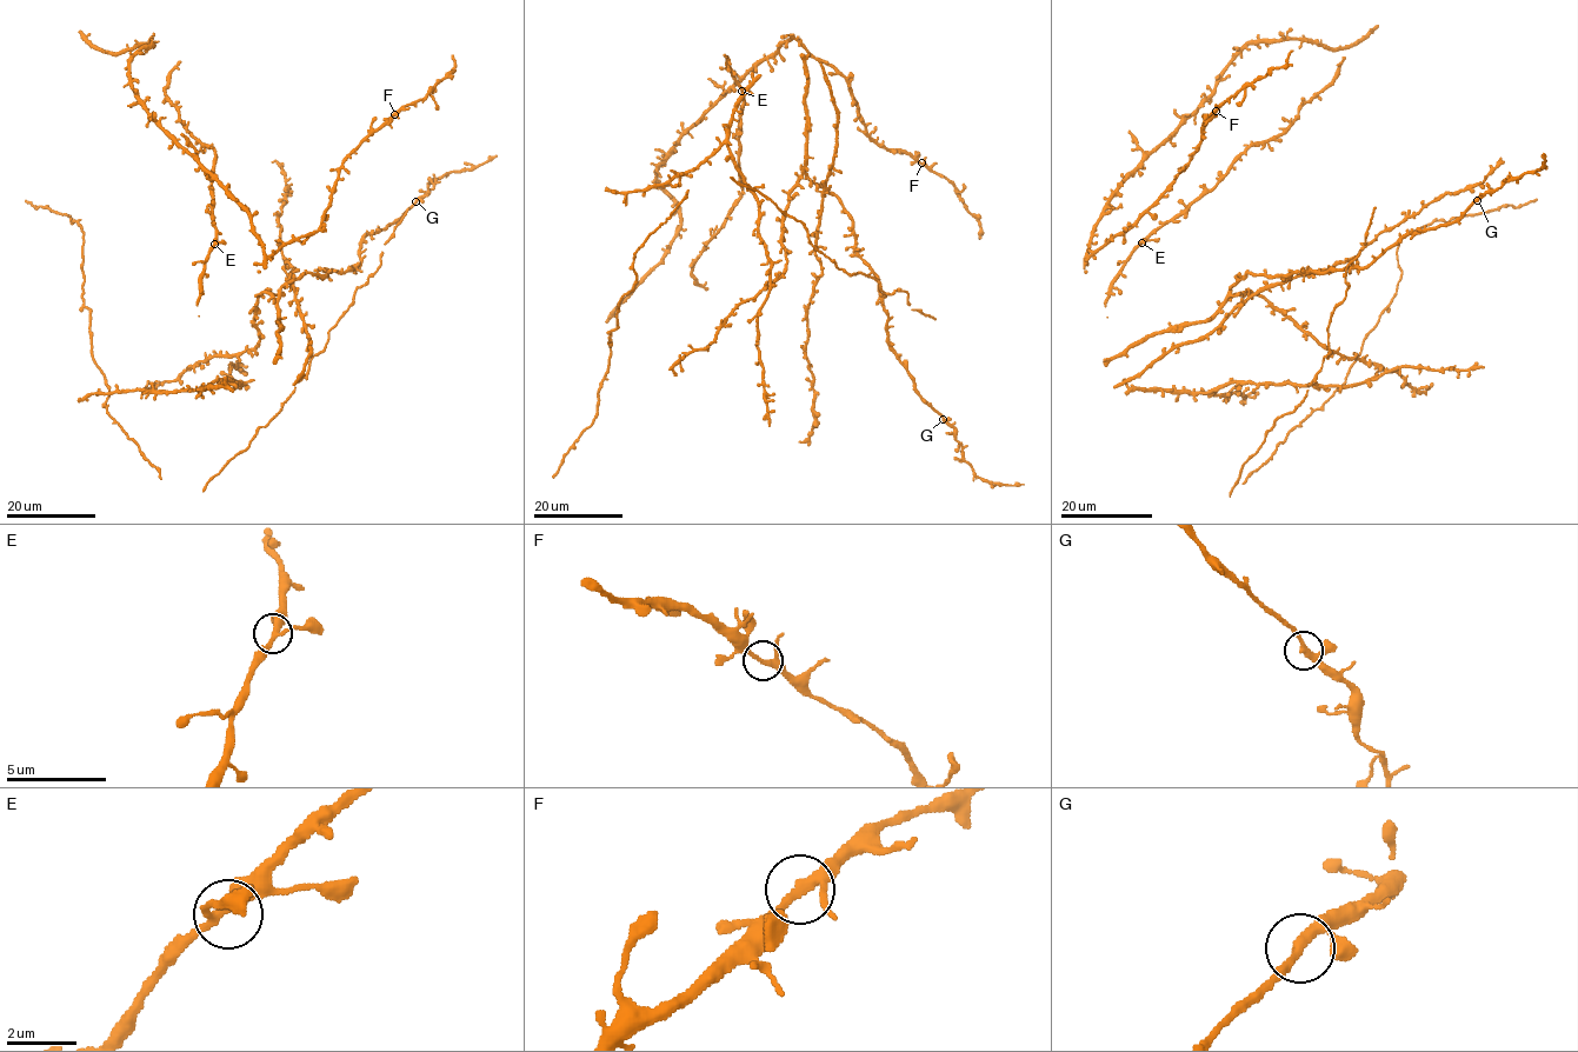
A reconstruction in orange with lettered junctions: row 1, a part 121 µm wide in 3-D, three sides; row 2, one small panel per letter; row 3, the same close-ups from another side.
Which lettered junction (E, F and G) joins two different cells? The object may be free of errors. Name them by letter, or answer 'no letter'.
no letter

